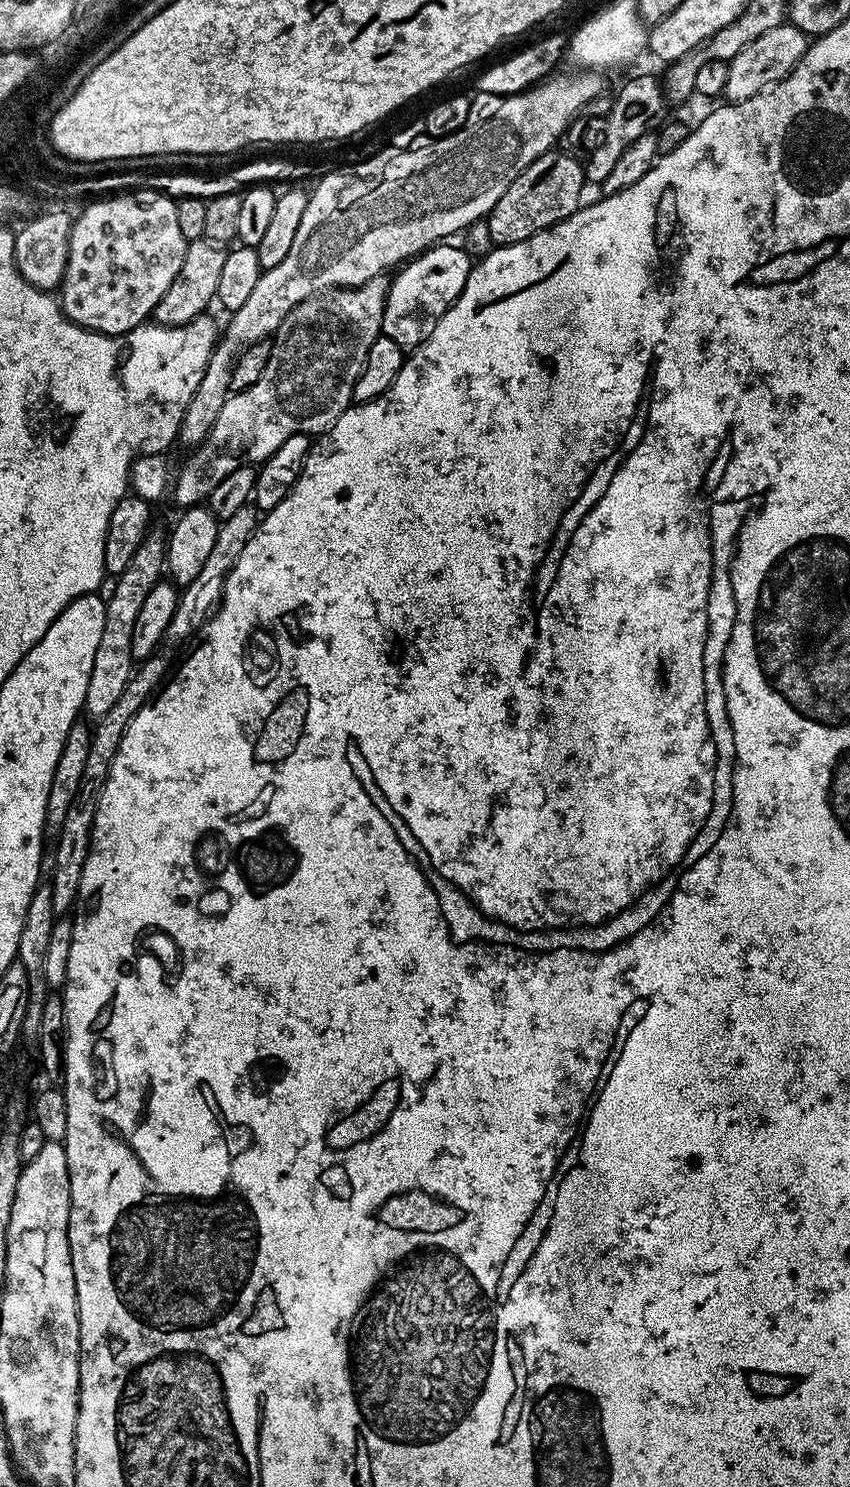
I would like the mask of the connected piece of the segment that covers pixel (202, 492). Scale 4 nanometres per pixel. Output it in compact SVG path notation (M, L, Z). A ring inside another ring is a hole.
M319 292L317 296L306 298L294 306L294 310L286 314L282 326L278 326L271 337L272 351L270 358L266 358L266 370L262 370L262 378L258 378L254 386L246 386L246 390L229 395L208 439L195 445L193 452L196 453L186 457L184 465L177 470L172 496L180 503L179 507L185 509L203 505L214 486L218 486L226 474L245 466L259 465L270 458L270 454L274 454L274 450L278 450L286 438L294 438L294 434L319 434L338 422L341 414L354 403L354 382L358 382L358 374L362 374L362 366L366 366L366 354L370 350L368 342L375 342L380 335L381 332L346 332L346 320L342 320L342 304L338 304L338 300L326 300L326 292Z

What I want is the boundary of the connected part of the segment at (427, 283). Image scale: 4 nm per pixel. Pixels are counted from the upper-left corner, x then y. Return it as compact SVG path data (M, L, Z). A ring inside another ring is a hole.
M440 242L435 246L429 246L420 253L419 256L413 256L391 277L388 285L388 297L386 306L382 314L382 333L398 342L398 346L405 350L417 348L427 336L434 330L438 318L442 318L440 313L440 258L462 258L465 249L460 246L452 245L452 242Z

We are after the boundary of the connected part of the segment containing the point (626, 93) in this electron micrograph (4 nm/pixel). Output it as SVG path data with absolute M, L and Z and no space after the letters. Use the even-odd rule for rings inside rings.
M632 76L620 88L620 93L615 94L612 101L612 109L603 119L599 121L600 133L596 136L596 141L592 144L592 149L588 152L588 160L583 161L584 179L589 185L598 186L610 174L610 170L614 170L614 166L618 162L618 158L625 152L626 146L630 146L630 142L634 142L634 138L642 138L642 134L646 134L649 130L655 129L657 125L665 119L664 108L666 109L666 101L664 98L664 89L661 81L656 80L652 76Z

